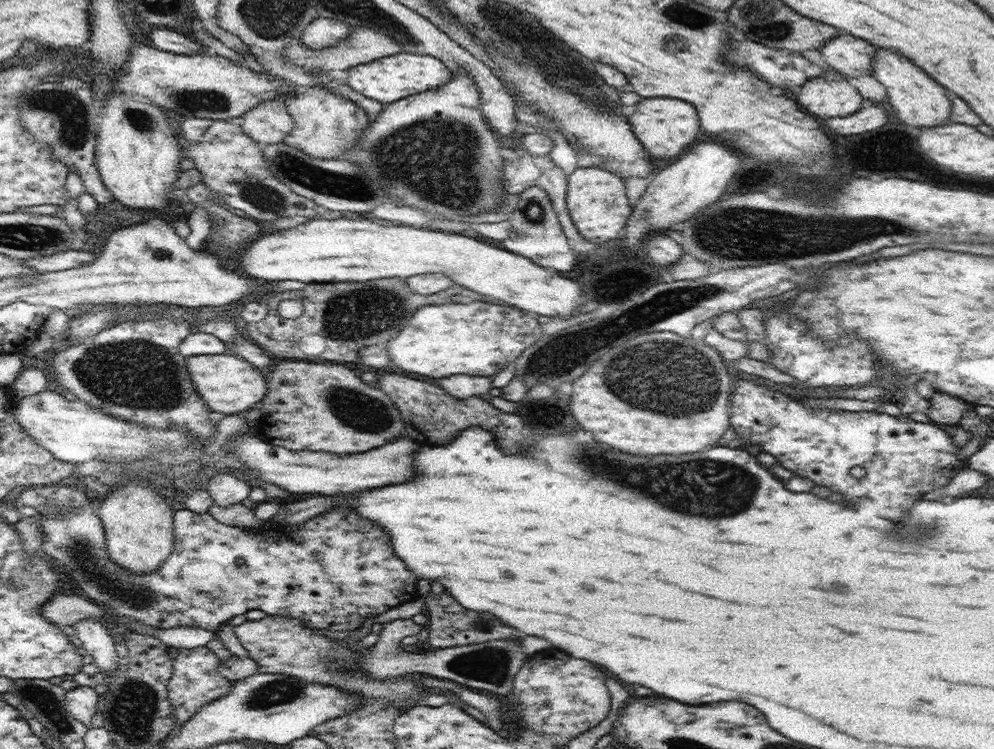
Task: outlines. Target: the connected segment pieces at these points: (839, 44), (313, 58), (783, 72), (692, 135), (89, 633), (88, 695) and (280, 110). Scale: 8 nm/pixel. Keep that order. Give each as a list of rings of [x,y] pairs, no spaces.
[[[848,34],[831,38],[821,48],[822,58],[846,78],[872,75],[876,47],[863,38]]]
[[[353,26],[353,32],[349,34],[346,40],[341,40],[336,46],[330,46],[328,49],[309,49],[299,41],[292,41],[285,48],[285,57],[294,66],[318,70],[319,73],[322,73],[332,72],[332,70],[348,70],[353,66],[366,64],[378,58],[388,57],[400,52],[403,52],[403,48],[391,36],[384,36],[381,31],[372,31],[363,26]]]
[[[734,40],[734,42],[730,42],[730,50],[726,52],[726,58],[728,58],[730,64],[750,68],[754,74],[758,74],[768,84],[784,88],[786,94],[792,92],[792,96],[798,96],[798,88],[801,89],[802,84],[806,84],[806,80],[820,77],[821,73],[825,72],[823,68],[806,59],[802,53],[797,54],[786,50],[764,48],[762,44],[750,42],[750,40],[744,40],[744,42],[736,42]]]
[[[642,98],[636,112],[627,118],[643,149],[652,158],[670,158],[687,153],[698,138],[700,122],[694,106],[678,98]]]
[[[78,622],[74,624],[76,636],[82,641],[94,662],[100,668],[100,672],[118,671],[121,669],[118,655],[116,654],[115,643],[118,638],[108,634],[108,630],[99,622]]]
[[[77,686],[74,690],[67,692],[65,701],[68,712],[82,724],[90,727],[92,716],[96,714],[101,690],[88,686]]]
[[[281,100],[260,102],[260,106],[248,110],[240,120],[242,130],[260,146],[284,142],[294,126],[294,120]]]

